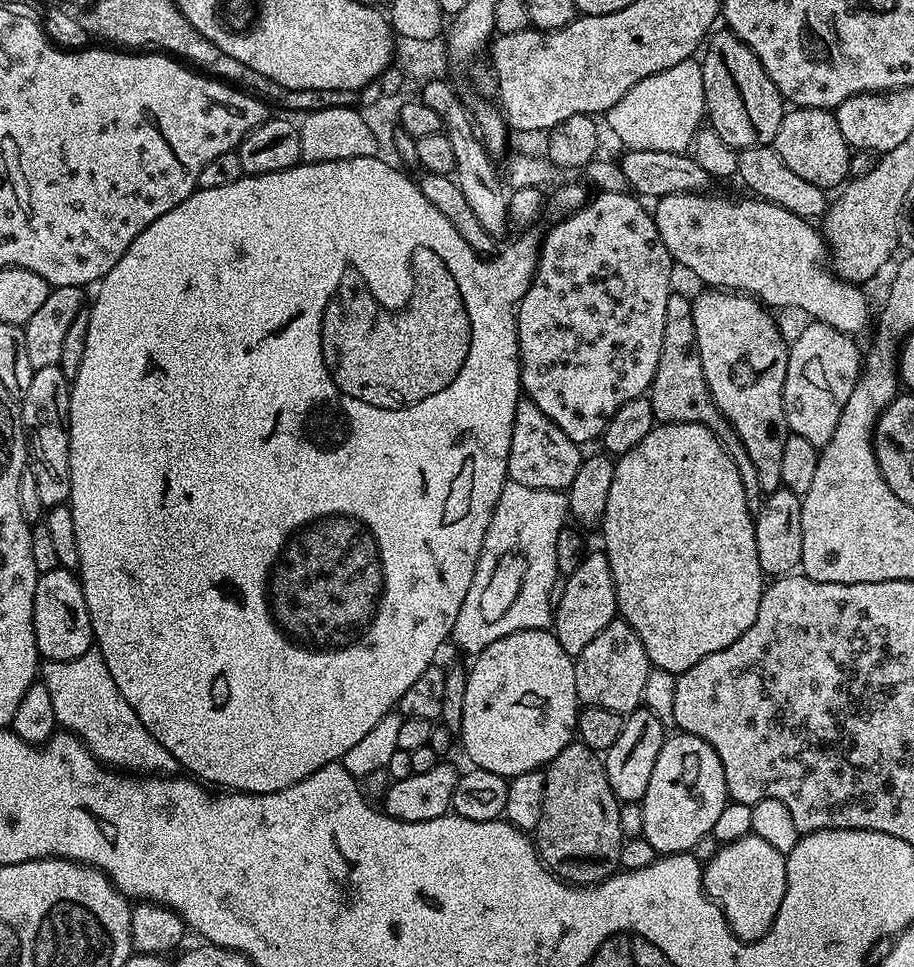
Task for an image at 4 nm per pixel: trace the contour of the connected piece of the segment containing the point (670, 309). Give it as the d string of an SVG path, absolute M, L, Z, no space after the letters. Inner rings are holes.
M674 294L666 302L666 330L662 334L662 354L658 358L658 370L654 370L650 399L659 423L701 424L719 438L734 466L738 466L738 474L746 490L746 506L754 514L759 512L766 494L758 482L758 470L754 470L754 462L750 462L750 454L746 454L746 446L742 446L742 438L738 438L734 426L730 426L722 410L718 410L706 386L706 374L702 374L702 358L696 349L692 300L689 297Z

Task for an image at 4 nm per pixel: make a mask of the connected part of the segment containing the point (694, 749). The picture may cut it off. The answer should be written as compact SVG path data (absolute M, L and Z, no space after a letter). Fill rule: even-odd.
M677 731L675 735L669 735L665 739L662 750L658 750L654 771L650 774L650 783L646 786L646 794L640 804L643 836L646 842L650 842L650 846L654 846L657 854L692 852L695 844L704 835L708 836L711 833L712 827L715 826L718 816L729 799L726 778L718 754L714 754L714 750L701 736L691 736L688 732L681 731Z

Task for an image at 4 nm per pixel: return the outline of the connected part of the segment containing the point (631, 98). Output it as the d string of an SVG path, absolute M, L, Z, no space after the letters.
M690 59L642 78L606 113L606 124L618 134L625 149L687 153L693 147L696 133L701 131L705 116L702 70L695 59Z

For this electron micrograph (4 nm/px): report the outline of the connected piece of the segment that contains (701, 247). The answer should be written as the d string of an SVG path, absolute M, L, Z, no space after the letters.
M711 191L702 192L683 192L682 194L670 194L669 196L661 196L655 201L654 219L656 229L662 238L662 242L666 246L666 250L672 255L673 261L677 265L680 264L688 272L693 272L698 279L712 290L727 290L729 292L742 292L745 296L755 296L761 304L769 309L776 308L801 308L813 321L829 324L834 326L834 330L839 332L847 332L849 334L857 334L868 324L868 300L864 297L864 288L855 284L850 284L846 280L840 279L835 272L830 270L830 249L824 242L824 237L818 231L815 223L809 222L805 217L794 214L790 210L786 210L780 204L771 204L769 200L759 198L747 198L748 200L731 200L728 196L711 196Z

